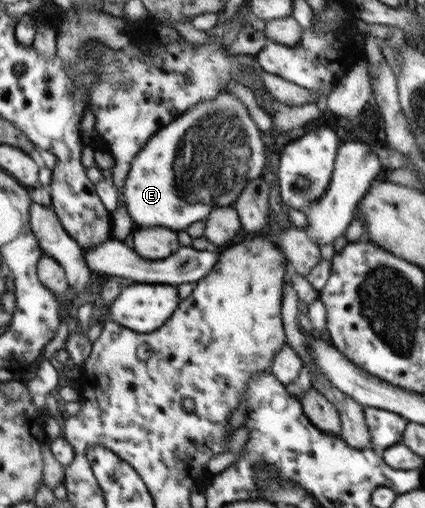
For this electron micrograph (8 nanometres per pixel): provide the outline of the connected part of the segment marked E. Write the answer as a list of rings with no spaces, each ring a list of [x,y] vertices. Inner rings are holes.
[[[218,93],[212,101],[194,105],[158,130],[132,160],[124,182],[123,204],[134,220],[135,229],[162,226],[186,230],[192,223],[205,219],[216,206],[233,205],[249,181],[263,176],[267,153],[262,135],[246,104],[231,93]]]

